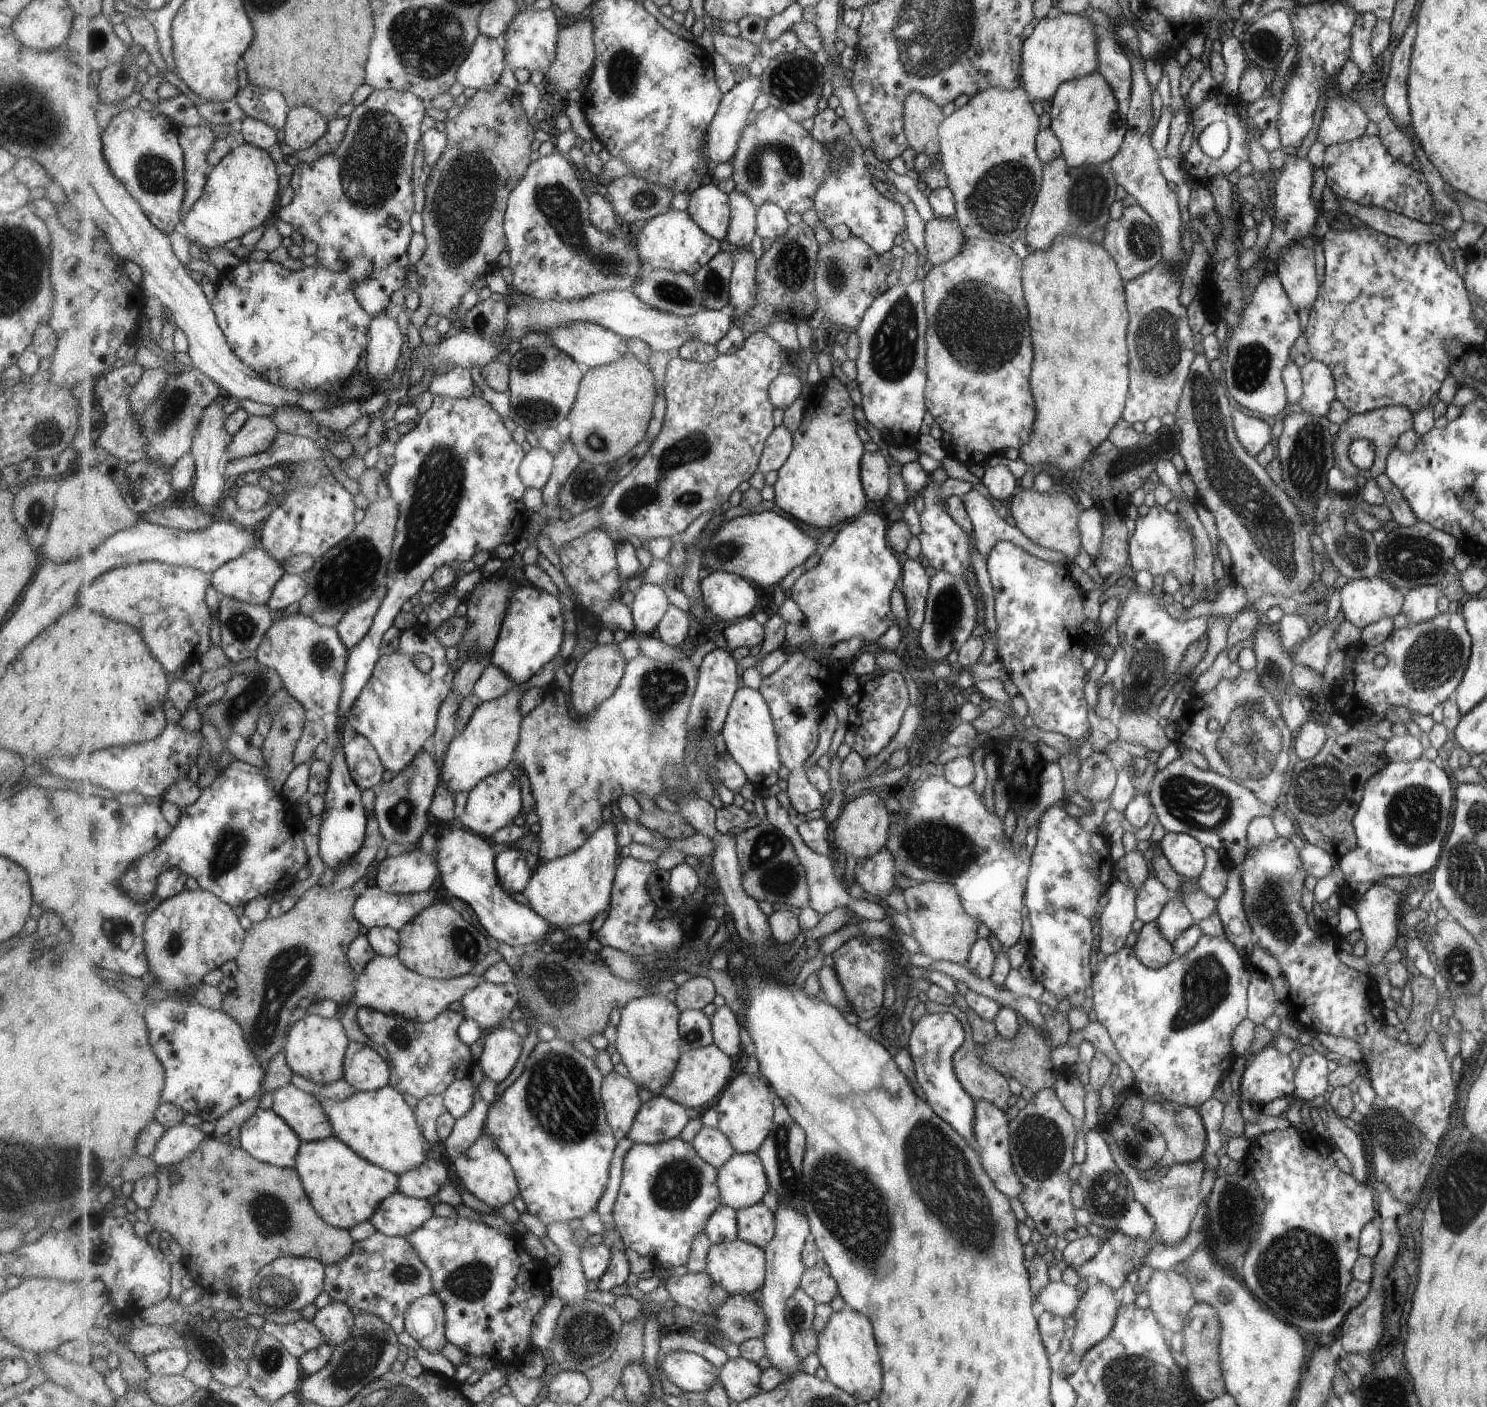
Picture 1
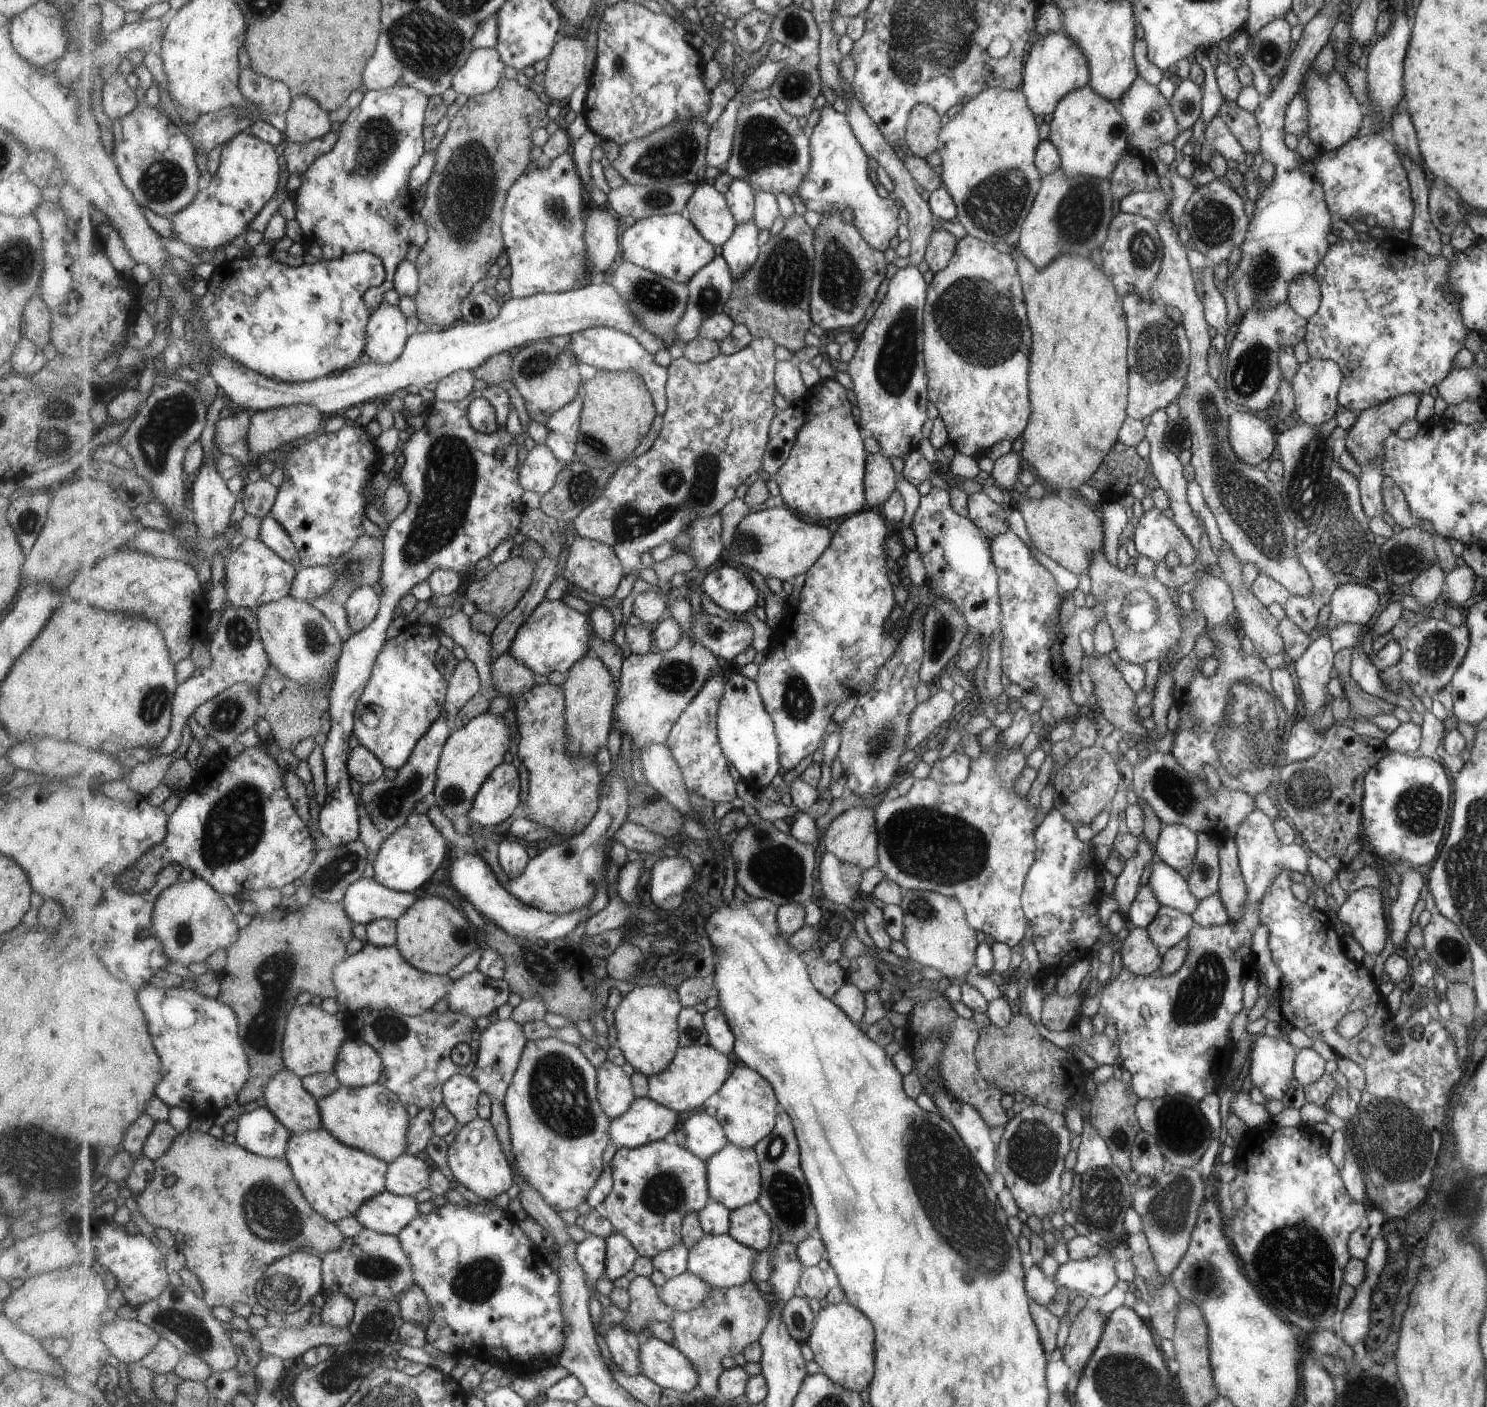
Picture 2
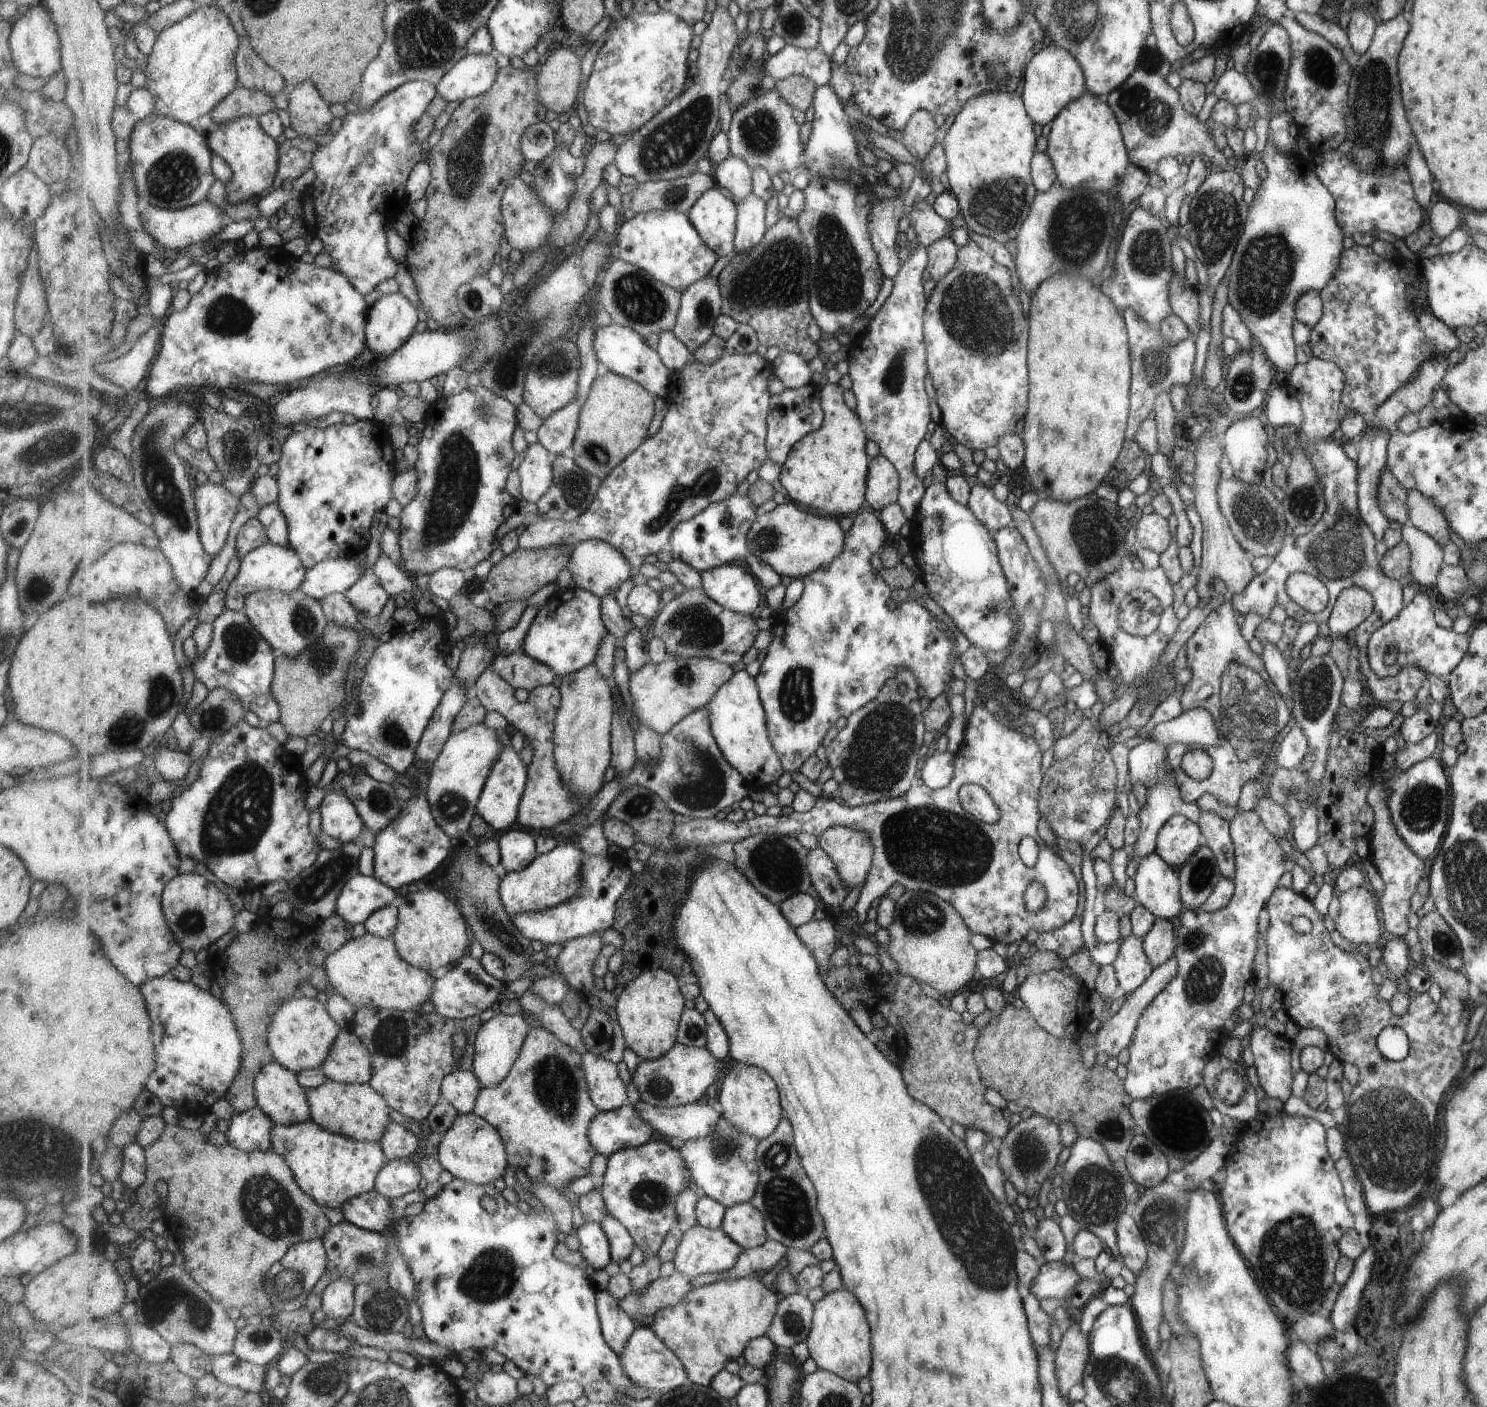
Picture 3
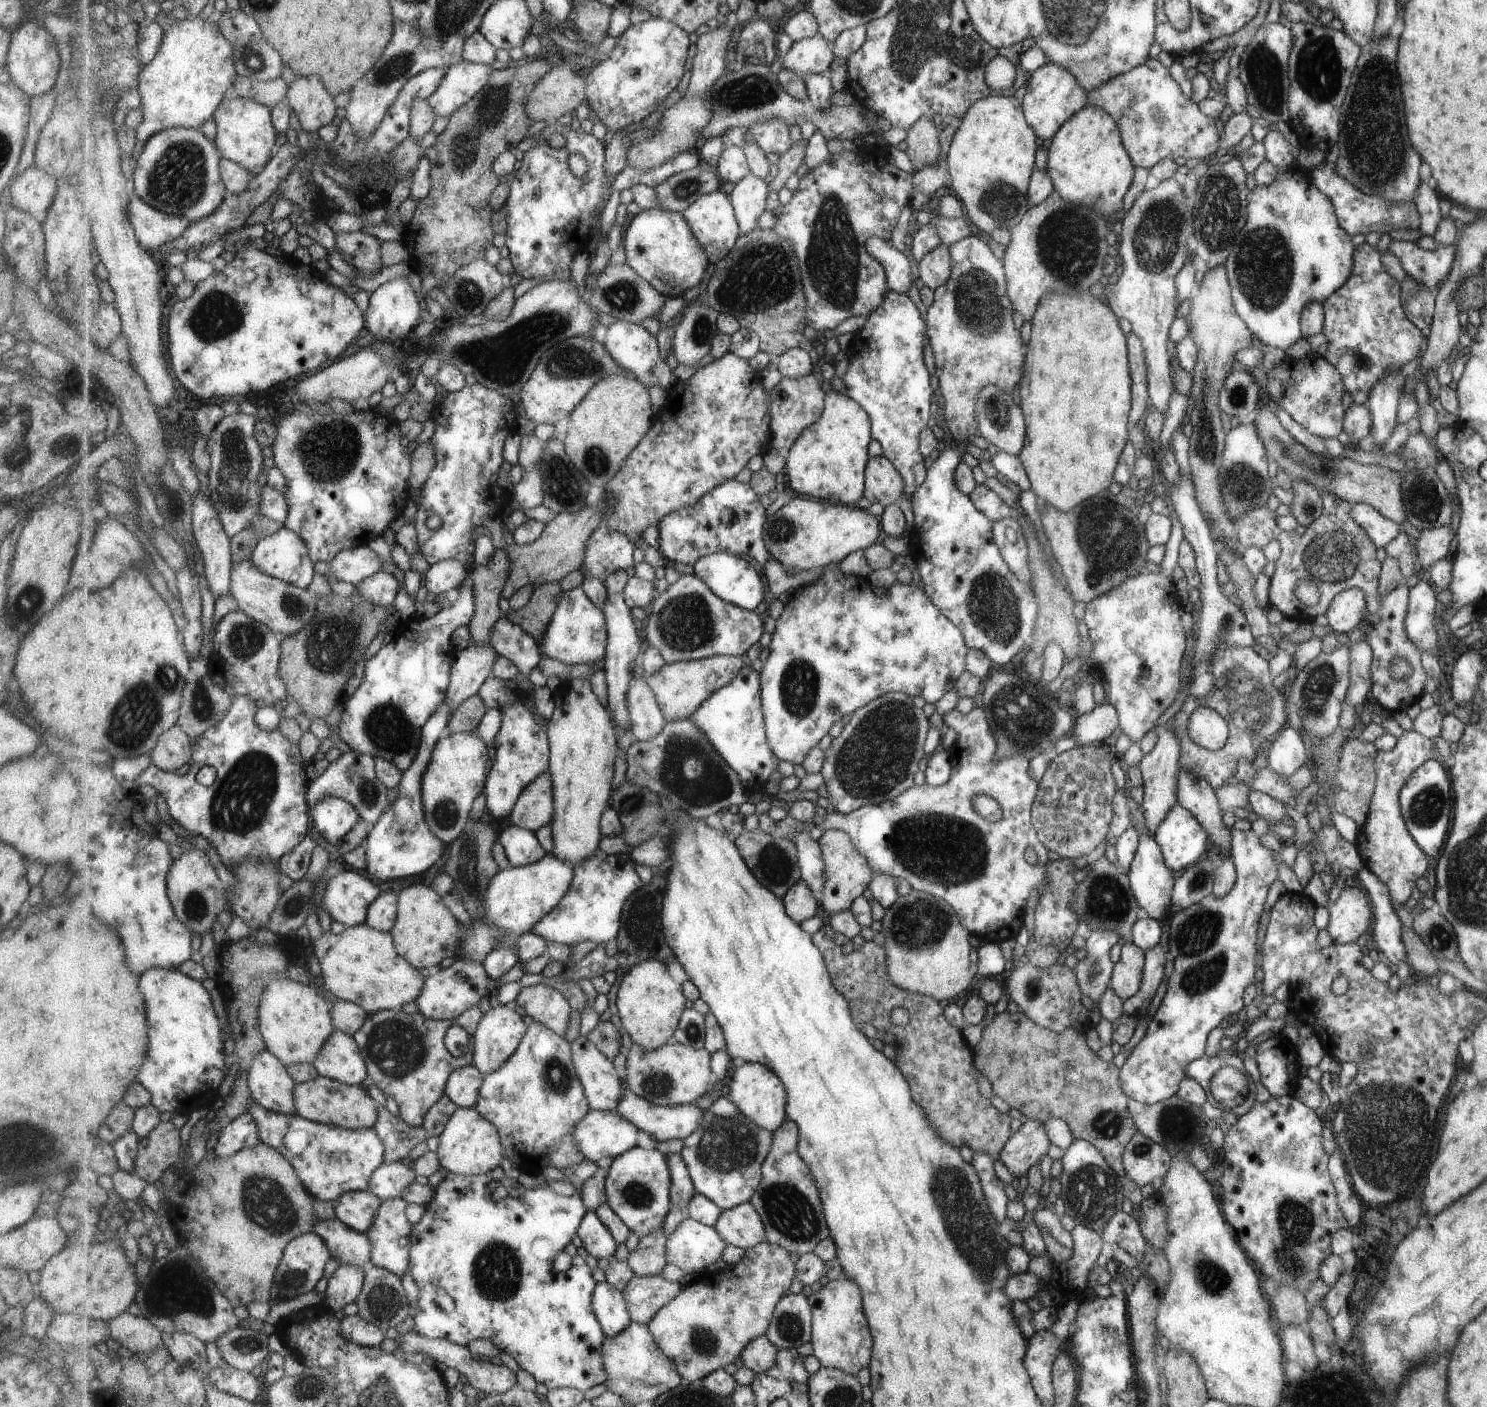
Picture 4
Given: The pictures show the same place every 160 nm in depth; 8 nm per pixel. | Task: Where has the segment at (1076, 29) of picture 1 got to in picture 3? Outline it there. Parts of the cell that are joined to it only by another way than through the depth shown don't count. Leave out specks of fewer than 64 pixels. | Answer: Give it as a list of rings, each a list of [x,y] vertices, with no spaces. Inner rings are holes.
[[[1057,45],[1040,46],[1024,70],[1024,83],[1021,100],[1032,121],[1040,126],[1051,122],[1072,100],[1079,99],[1087,90],[1083,69],[1080,64],[1064,48]]]

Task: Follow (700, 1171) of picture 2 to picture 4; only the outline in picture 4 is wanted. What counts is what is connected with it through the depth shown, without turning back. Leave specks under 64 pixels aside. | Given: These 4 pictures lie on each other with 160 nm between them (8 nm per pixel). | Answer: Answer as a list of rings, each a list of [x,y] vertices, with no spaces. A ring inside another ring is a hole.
[[[630,1148],[617,1155],[610,1166],[606,1180],[607,1203],[623,1219],[632,1232],[642,1239],[664,1226],[670,1213],[672,1172],[668,1154],[661,1150]]]

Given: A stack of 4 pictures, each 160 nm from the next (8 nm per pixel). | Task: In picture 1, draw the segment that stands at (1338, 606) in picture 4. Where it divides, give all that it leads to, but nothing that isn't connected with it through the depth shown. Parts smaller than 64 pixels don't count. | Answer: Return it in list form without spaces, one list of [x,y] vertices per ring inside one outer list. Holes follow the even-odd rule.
[[[1348,580],[1337,592],[1344,620],[1362,629],[1383,616],[1394,618],[1403,612],[1405,591],[1389,586],[1385,580]]]

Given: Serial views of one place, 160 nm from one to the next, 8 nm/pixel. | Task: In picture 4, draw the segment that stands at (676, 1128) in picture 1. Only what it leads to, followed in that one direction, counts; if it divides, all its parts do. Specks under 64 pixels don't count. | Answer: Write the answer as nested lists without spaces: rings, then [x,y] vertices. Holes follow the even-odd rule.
[[[592,1109],[574,1128],[574,1139],[587,1159],[599,1162],[635,1147],[638,1128],[627,1117],[610,1110]]]

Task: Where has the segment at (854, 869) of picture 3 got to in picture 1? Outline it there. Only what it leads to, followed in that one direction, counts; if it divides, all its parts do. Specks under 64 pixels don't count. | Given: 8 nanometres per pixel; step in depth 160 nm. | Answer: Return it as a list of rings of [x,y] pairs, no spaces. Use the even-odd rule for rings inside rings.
[[[867,792],[853,798],[846,804],[836,822],[837,826],[832,832],[835,837],[834,843],[845,855],[855,859],[871,858],[885,847],[885,838],[888,838],[887,828],[890,828],[889,814],[885,810],[885,800],[879,794]]]

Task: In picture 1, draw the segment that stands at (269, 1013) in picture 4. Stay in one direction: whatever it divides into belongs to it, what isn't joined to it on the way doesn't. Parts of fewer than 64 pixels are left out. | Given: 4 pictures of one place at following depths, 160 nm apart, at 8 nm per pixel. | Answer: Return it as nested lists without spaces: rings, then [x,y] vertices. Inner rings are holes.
[[[307,1013],[291,1026],[284,1049],[286,1061],[295,1074],[325,1086],[344,1079],[345,1056],[350,1043],[341,1020]]]

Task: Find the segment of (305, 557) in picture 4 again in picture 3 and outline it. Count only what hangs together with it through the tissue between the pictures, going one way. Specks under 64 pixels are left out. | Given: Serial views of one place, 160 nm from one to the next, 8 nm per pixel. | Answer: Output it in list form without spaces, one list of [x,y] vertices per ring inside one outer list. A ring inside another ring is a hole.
[[[269,540],[259,548],[252,550],[240,560],[237,574],[229,582],[224,595],[224,611],[241,611],[246,605],[245,598],[257,589],[267,589],[290,593],[300,588],[308,574],[308,568],[294,547],[284,547]]]

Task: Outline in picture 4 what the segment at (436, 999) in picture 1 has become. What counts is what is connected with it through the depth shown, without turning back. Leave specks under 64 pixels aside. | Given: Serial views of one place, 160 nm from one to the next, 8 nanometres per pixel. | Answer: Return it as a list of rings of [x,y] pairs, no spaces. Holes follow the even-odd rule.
[[[367,923],[345,927],[338,935],[321,932],[313,944],[313,960],[320,968],[325,988],[338,999],[362,1006],[368,1013],[399,1009],[416,1001],[425,986],[425,973],[400,956],[392,933],[374,929]]]

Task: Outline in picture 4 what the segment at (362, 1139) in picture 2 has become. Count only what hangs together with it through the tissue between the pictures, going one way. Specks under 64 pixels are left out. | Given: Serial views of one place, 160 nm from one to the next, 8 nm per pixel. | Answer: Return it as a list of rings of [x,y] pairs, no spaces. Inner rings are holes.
[[[319,1075],[315,1080],[297,1083],[296,1107],[298,1114],[306,1119],[346,1129],[373,1129],[380,1115],[379,1104],[369,1096],[365,1085],[348,1085],[341,1081]]]

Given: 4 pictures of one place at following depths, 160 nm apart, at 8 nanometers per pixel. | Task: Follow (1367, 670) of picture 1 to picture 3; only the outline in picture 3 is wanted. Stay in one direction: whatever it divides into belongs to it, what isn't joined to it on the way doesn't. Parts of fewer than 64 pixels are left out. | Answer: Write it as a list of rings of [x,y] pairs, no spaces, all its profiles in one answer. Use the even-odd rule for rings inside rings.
[[[1419,592],[1414,594],[1411,602],[1402,608],[1395,618],[1388,620],[1371,633],[1366,647],[1369,666],[1377,676],[1397,676],[1402,666],[1413,665],[1427,674],[1427,678],[1432,675],[1443,678],[1464,658],[1469,642],[1465,633],[1455,633],[1452,630],[1439,628],[1433,620],[1433,612],[1431,612],[1431,604],[1427,596]],[[1391,647],[1397,651],[1398,655],[1393,664],[1386,665],[1383,662],[1383,655]]]

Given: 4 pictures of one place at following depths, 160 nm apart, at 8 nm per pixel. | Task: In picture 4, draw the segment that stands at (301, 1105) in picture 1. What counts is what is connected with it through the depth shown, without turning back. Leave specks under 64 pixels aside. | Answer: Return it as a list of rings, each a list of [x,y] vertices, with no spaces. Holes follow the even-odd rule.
[[[265,1050],[256,1056],[249,1070],[254,1100],[267,1110],[284,1115],[297,1115],[296,1080],[286,1064],[271,1051]]]

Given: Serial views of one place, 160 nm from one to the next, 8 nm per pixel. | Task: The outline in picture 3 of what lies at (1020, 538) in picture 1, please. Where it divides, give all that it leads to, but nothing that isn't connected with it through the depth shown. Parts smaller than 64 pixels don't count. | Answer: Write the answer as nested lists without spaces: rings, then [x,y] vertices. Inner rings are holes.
[[[980,483],[970,487],[967,507],[981,521],[990,532],[1011,525],[1011,508],[1007,508],[1004,502],[997,501],[991,489],[985,488]]]

